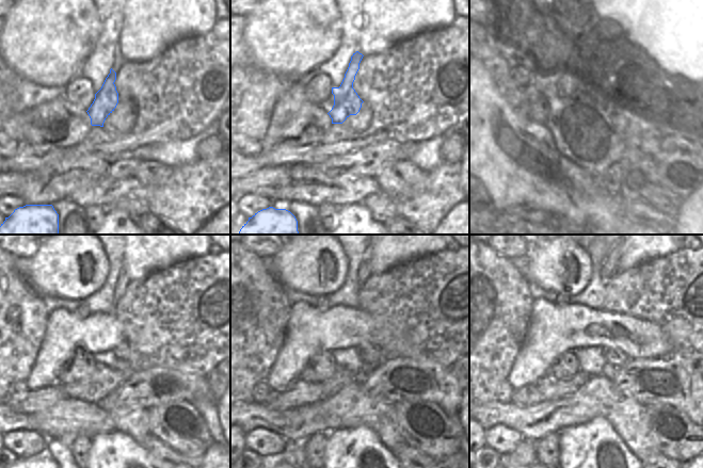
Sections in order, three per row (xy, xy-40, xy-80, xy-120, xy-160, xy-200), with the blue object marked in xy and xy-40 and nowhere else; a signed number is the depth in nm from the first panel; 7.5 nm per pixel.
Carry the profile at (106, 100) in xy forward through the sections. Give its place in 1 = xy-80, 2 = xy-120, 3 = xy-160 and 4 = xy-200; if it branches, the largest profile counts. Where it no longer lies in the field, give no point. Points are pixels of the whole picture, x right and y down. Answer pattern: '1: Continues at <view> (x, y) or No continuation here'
1: Continues at xy-80 (597, 51)
2: Continues at xy-120 (123, 280)
3: Continues at xy-160 (364, 273)
4: Continues at xy-200 (609, 267).

